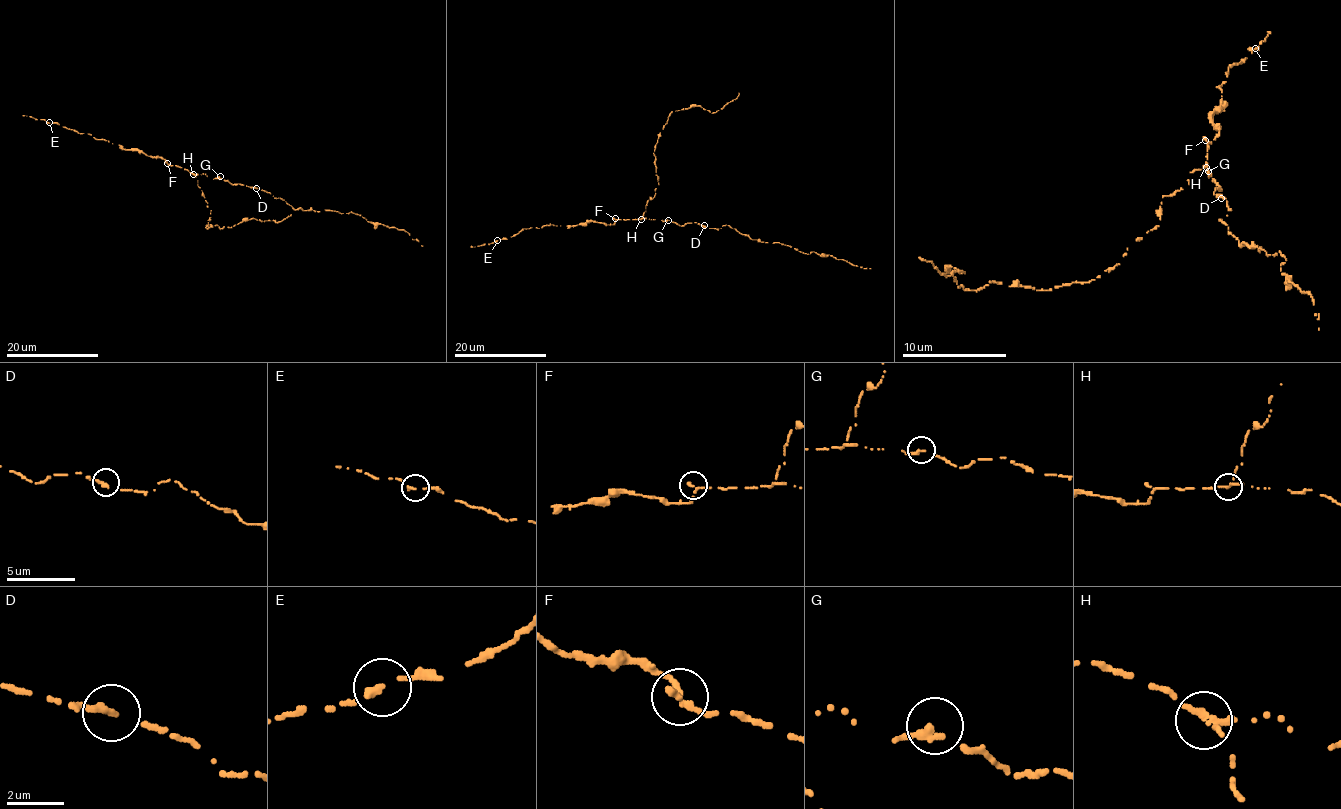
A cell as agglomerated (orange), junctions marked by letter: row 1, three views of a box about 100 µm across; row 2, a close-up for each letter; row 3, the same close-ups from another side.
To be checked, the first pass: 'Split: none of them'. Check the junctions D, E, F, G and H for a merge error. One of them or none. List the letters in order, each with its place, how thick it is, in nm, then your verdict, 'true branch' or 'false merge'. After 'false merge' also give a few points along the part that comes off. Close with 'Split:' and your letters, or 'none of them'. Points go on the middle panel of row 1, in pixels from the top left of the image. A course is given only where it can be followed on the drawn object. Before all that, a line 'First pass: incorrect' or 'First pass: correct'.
First pass: incorrect
D: at (704, 225); 240 nm thick; true branch
E: at (497, 240); 200 nm thick; true branch
F: at (615, 218); 220 nm thick; true branch
G: at (668, 220); 240 nm thick; true branch
H: at (641, 219); 240 nm thick; false merge; foreign part runs (641, 218), (647, 201), (653, 198), (658, 184), (654, 149), (669, 115), (692, 106), (715, 113), (739, 93)
Split: H

